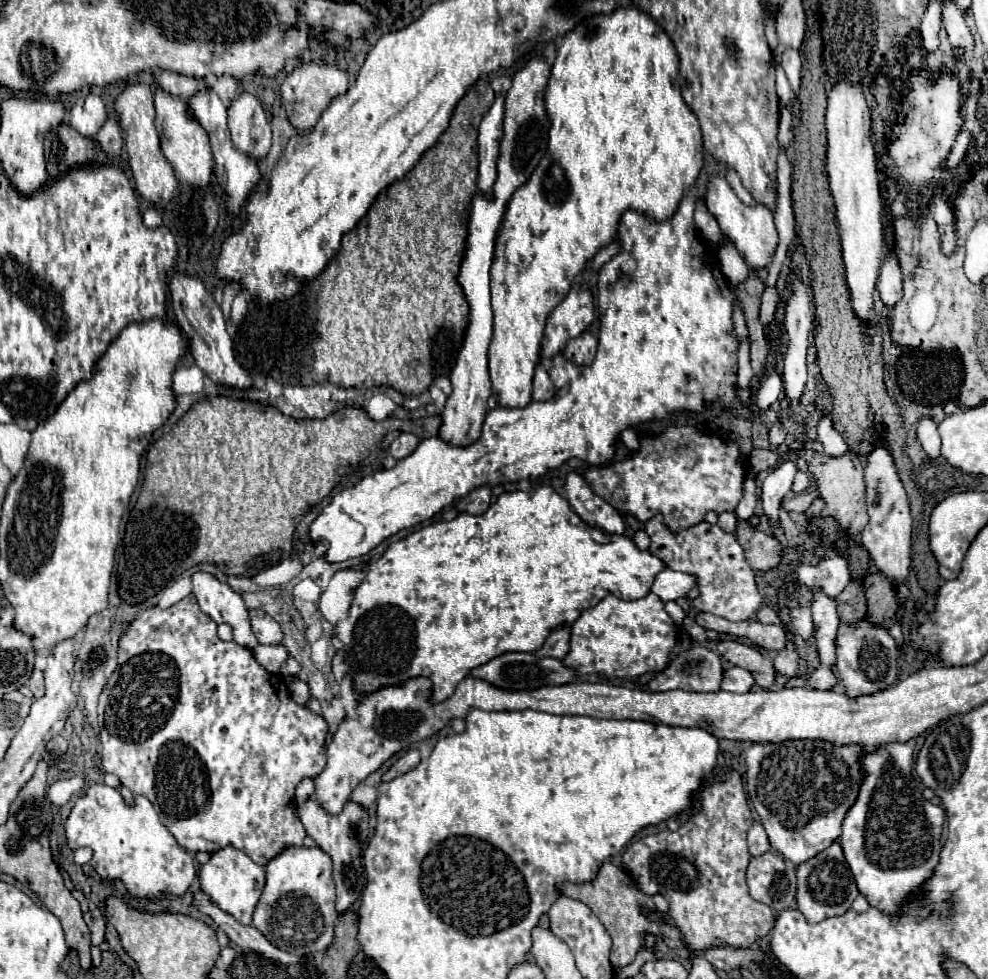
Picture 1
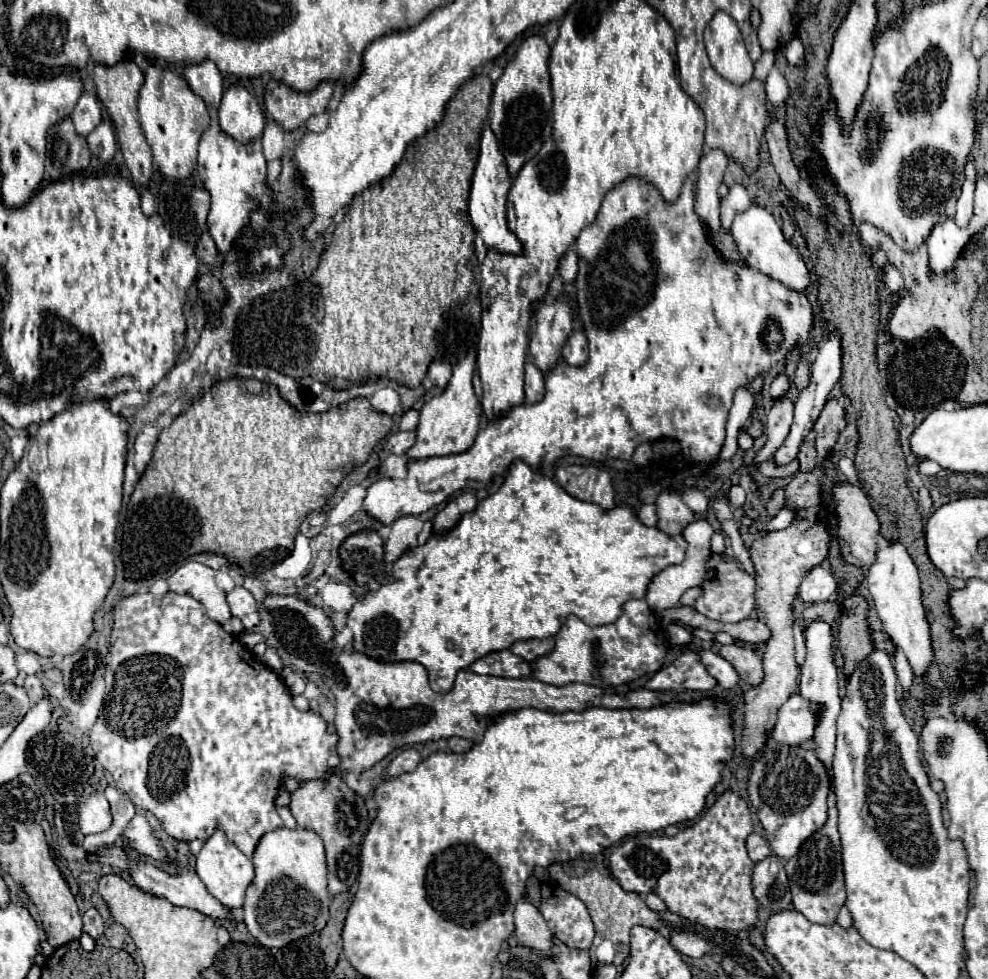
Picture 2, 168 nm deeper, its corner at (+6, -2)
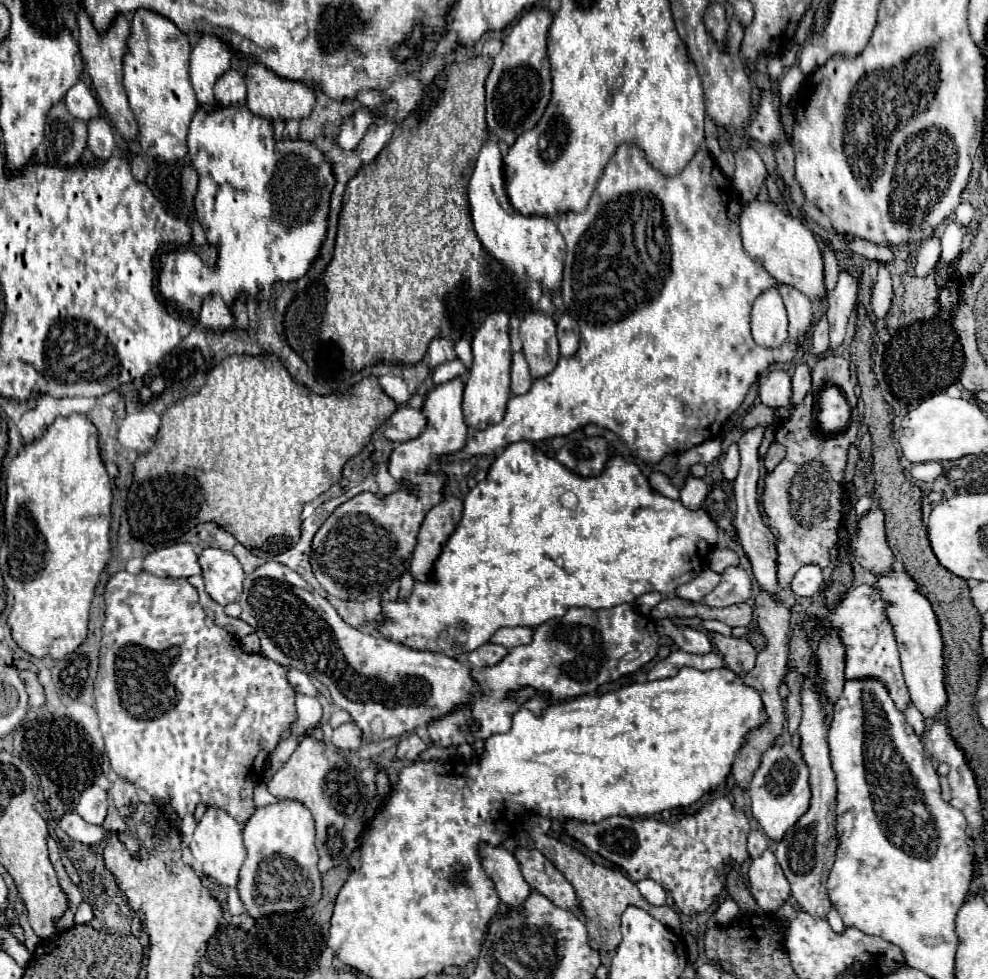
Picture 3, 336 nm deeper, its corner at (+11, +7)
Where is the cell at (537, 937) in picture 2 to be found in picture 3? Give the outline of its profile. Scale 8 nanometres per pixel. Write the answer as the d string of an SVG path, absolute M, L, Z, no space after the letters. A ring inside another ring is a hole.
M486 843L480 845L480 855L484 863L484 871L496 885L498 897L510 911L522 913L524 901L530 895L530 887L520 873L520 865L504 847L488 847Z

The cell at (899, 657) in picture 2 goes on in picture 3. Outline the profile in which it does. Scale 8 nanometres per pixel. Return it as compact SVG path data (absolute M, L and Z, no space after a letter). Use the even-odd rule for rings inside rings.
M908 703L906 711L904 711L904 717L906 717L906 721L914 727L914 731L916 731L918 735L922 735L922 731L924 731L924 717L922 717L922 713L920 713L912 703Z

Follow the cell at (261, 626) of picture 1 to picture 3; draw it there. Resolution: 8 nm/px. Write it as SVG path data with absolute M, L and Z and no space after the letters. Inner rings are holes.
M204 549L198 557L202 565L202 577L206 593L220 605L238 601L242 595L244 571L238 559L222 549Z

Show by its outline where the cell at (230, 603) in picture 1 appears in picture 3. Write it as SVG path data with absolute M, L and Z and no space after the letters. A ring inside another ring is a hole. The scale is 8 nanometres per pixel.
M190 543L162 547L144 559L144 569L156 577L182 577L202 575L198 555Z

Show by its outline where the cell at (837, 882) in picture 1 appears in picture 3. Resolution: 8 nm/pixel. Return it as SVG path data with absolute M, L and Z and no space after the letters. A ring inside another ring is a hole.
M804 677L802 681L802 723L798 727L800 737L800 749L804 755L804 761L810 769L810 787L812 787L812 803L806 815L802 815L784 835L782 841L778 841L776 847L776 859L782 865L782 871L790 883L792 897L796 903L810 913L812 917L824 919L828 911L832 909L826 881L828 873L836 859L836 777L830 761L830 749L828 749L828 727L826 727L826 713L822 709L820 693L816 691L816 685L810 677Z

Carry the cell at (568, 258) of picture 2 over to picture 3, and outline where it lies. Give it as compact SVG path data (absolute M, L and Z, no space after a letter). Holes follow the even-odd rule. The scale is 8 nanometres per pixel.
M488 139L482 145L478 155L474 173L468 183L468 201L470 215L474 221L474 229L482 247L494 255L498 261L506 263L510 269L518 273L518 277L534 279L542 285L544 291L554 291L562 283L562 267L564 267L564 239L556 227L556 223L548 217L520 217L518 211L508 201L502 173L502 153L496 141Z

